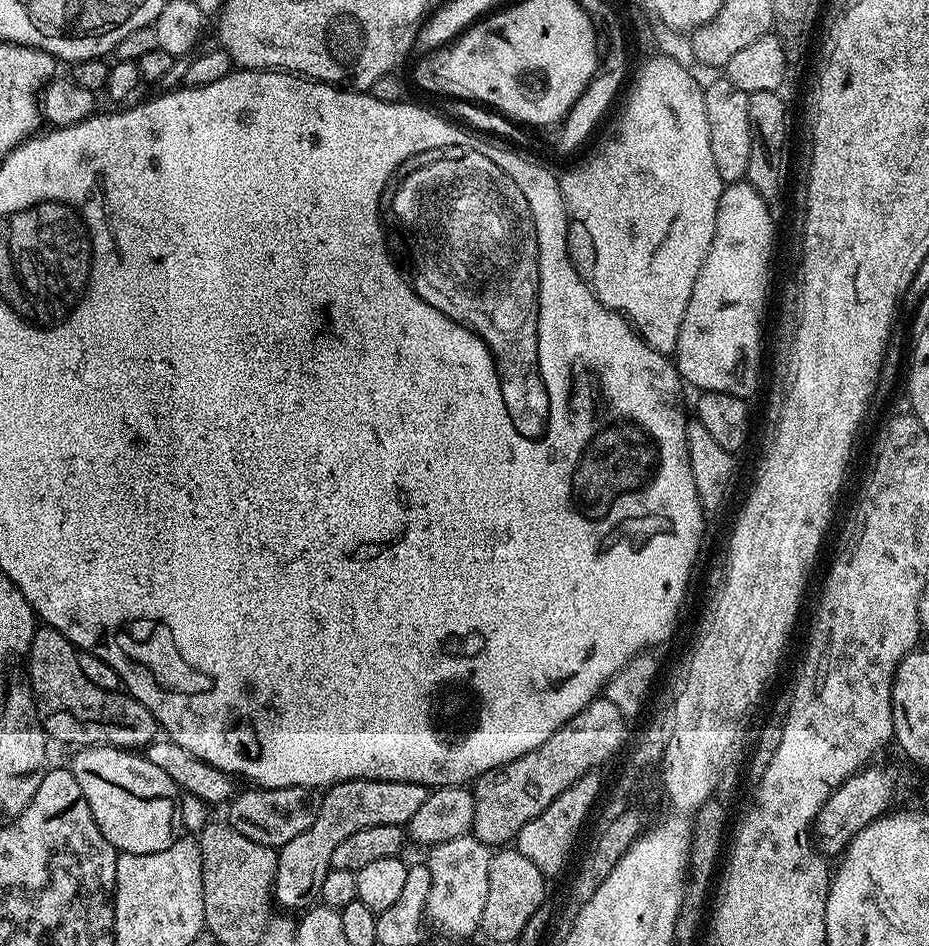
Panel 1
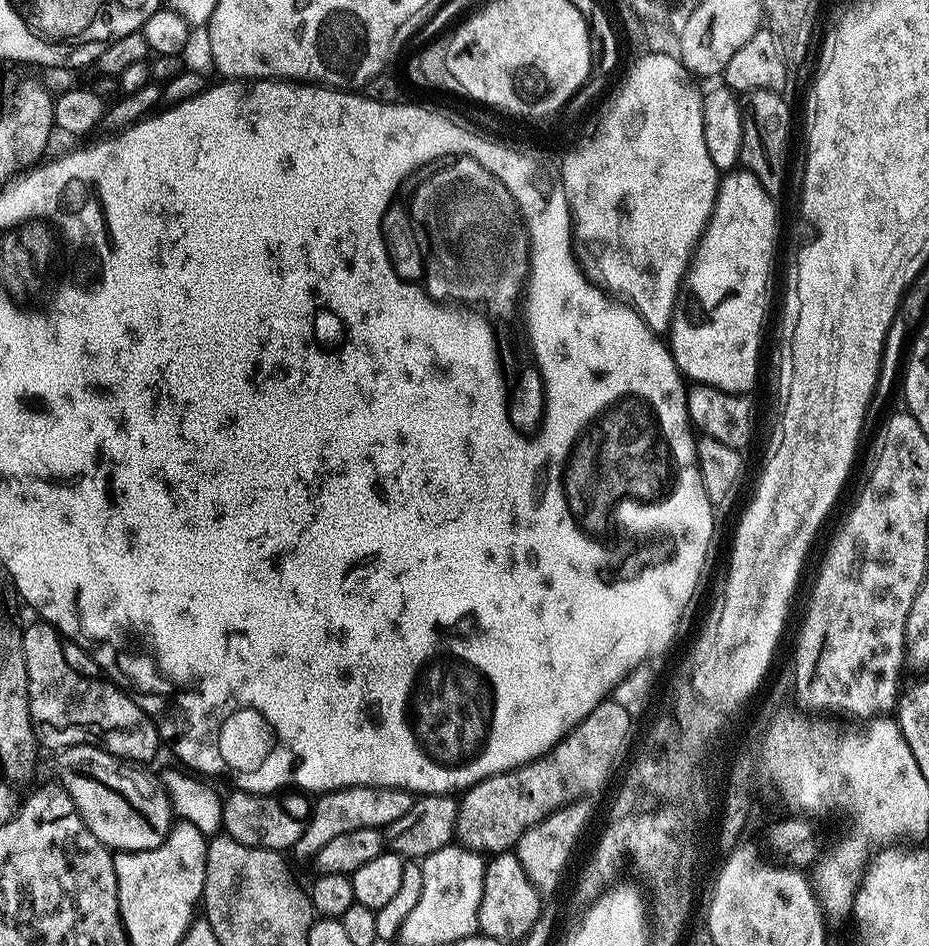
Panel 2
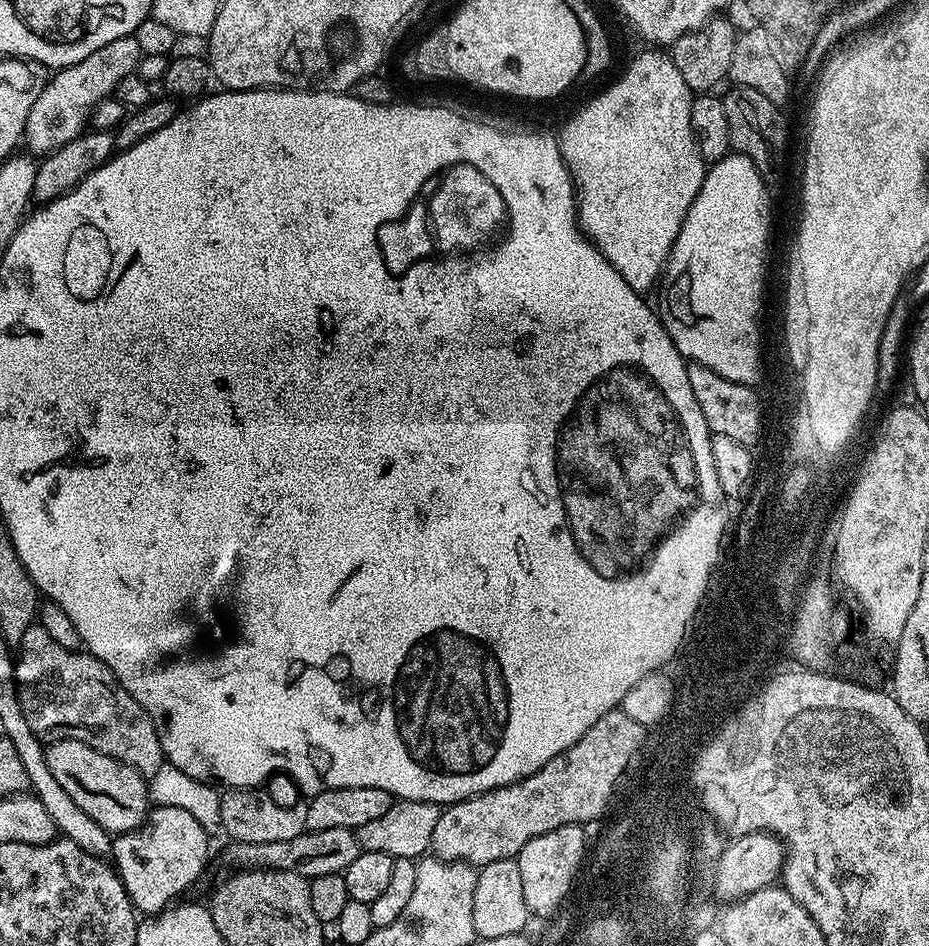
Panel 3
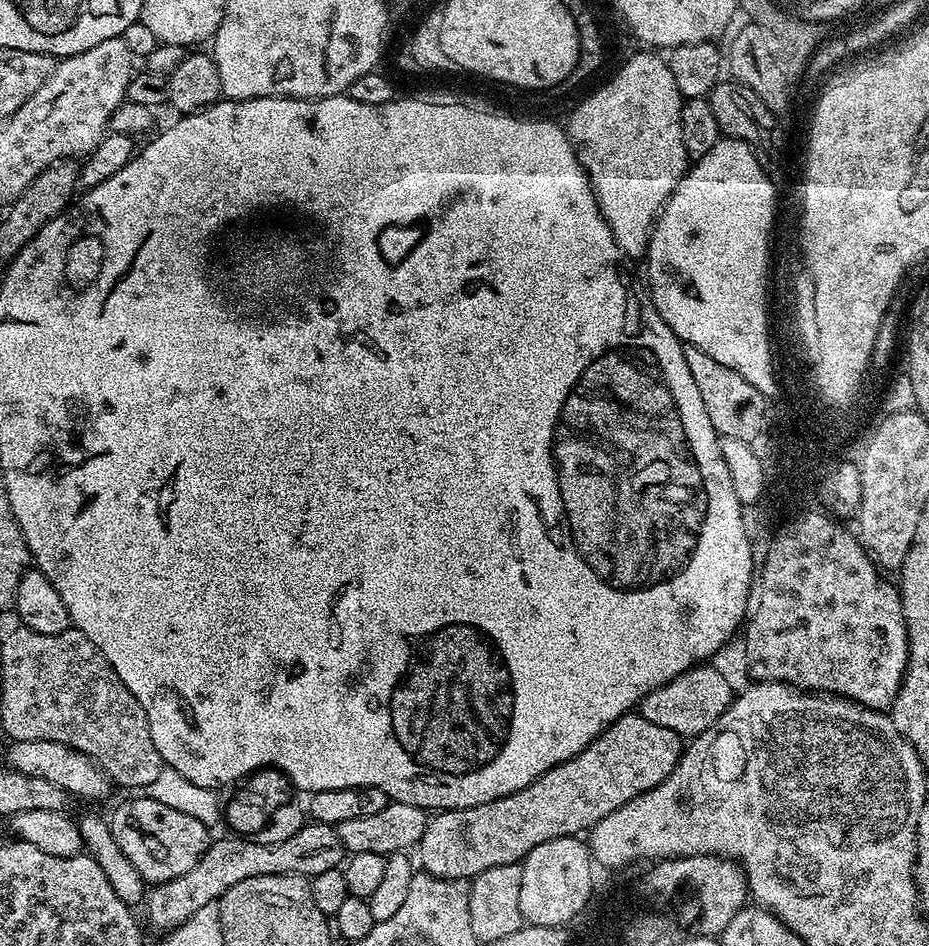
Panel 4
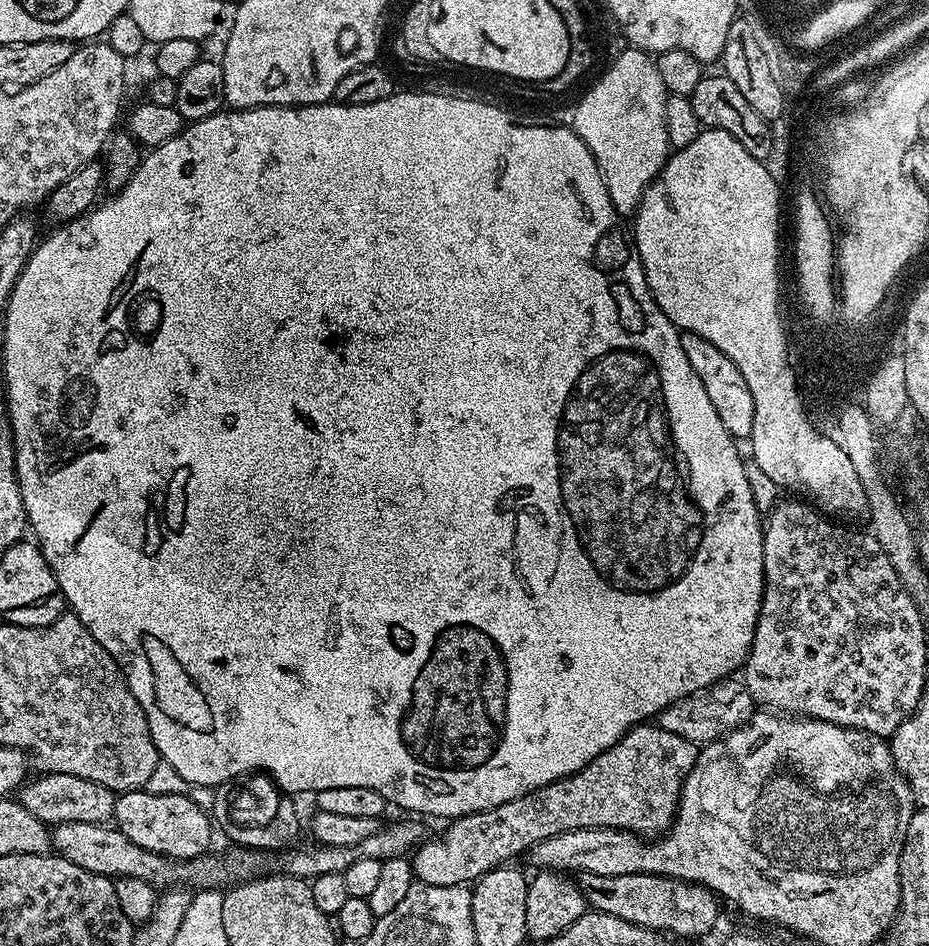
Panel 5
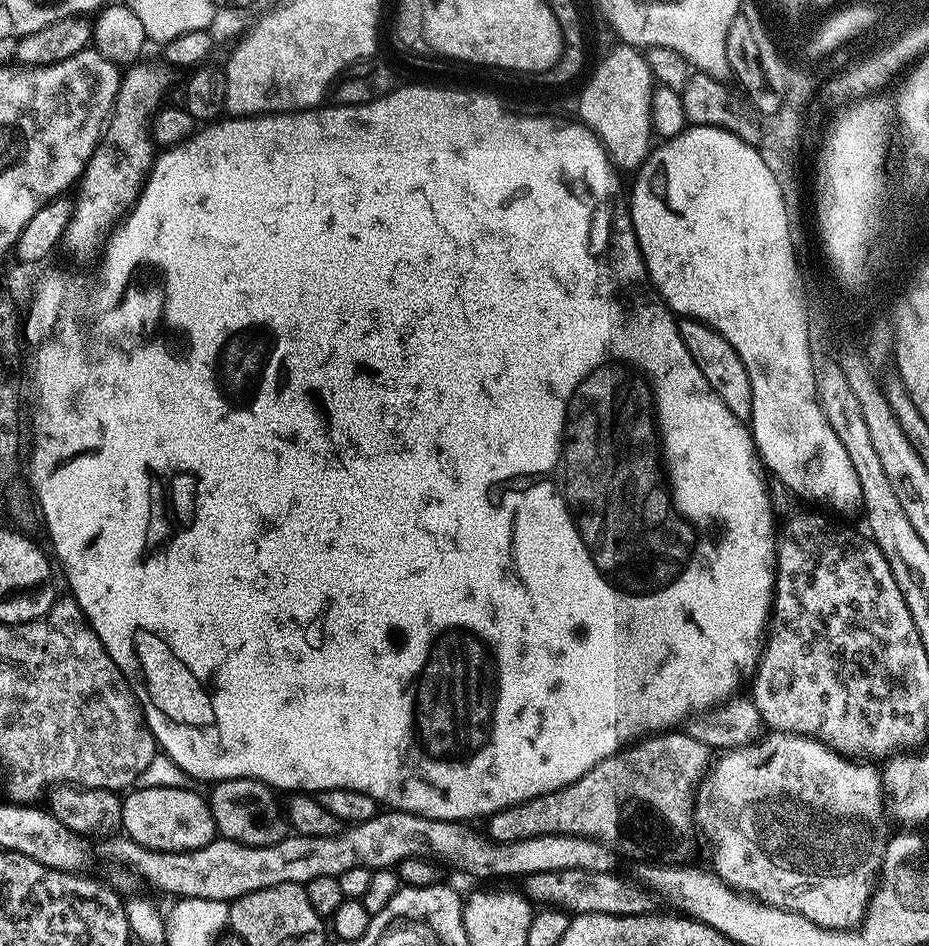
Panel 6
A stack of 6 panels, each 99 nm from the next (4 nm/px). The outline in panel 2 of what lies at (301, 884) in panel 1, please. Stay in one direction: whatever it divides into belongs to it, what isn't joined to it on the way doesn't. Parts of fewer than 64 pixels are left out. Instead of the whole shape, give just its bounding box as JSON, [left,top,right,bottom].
[294,788,414,857]

